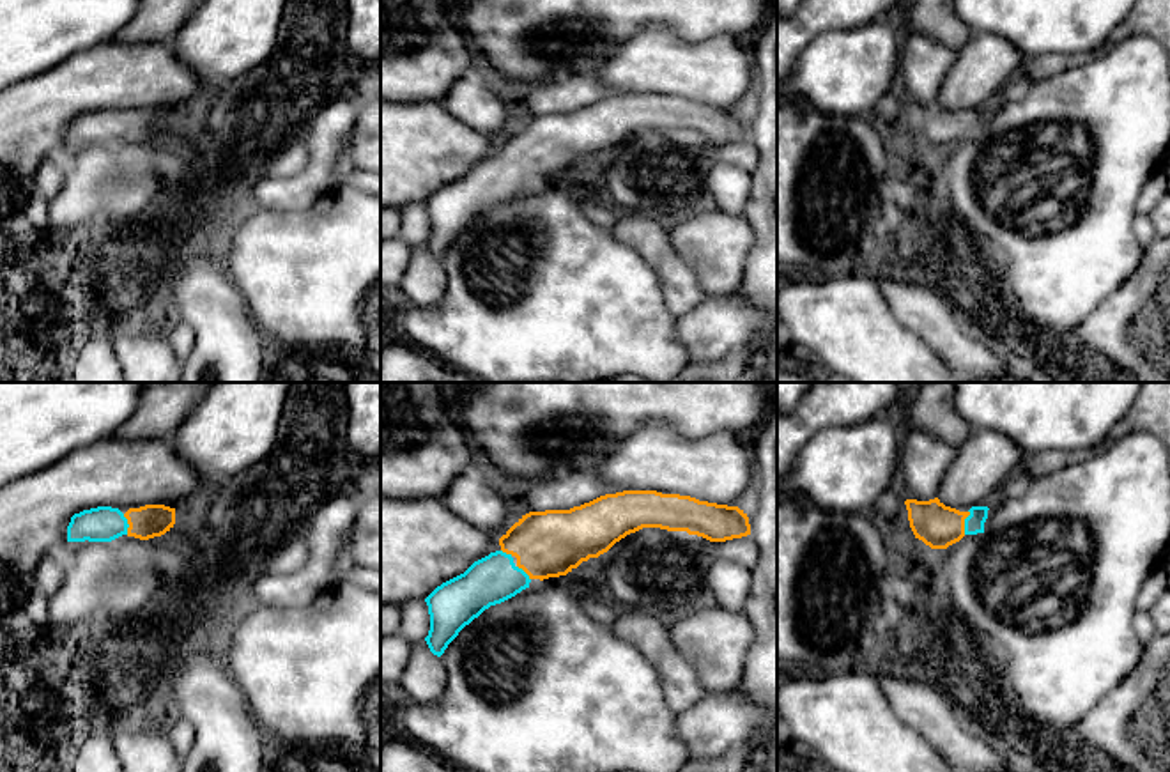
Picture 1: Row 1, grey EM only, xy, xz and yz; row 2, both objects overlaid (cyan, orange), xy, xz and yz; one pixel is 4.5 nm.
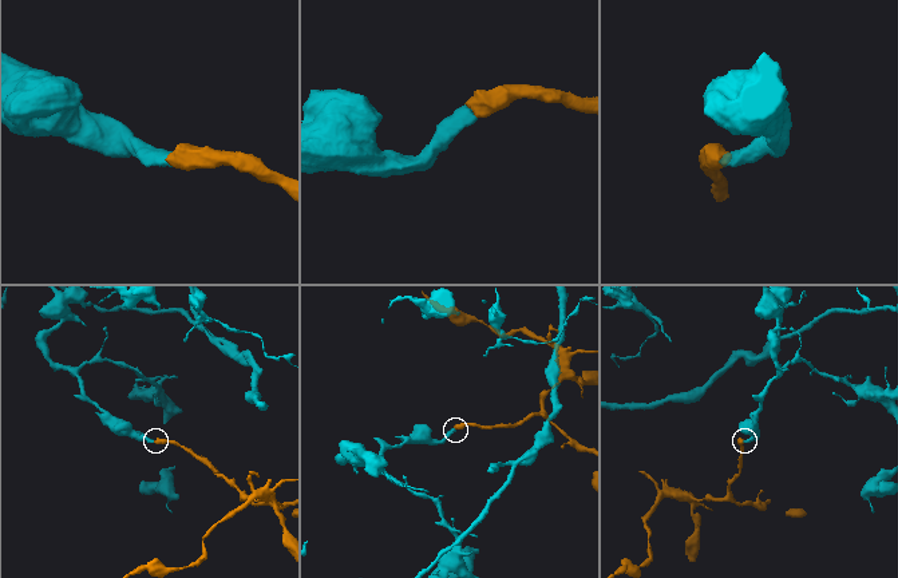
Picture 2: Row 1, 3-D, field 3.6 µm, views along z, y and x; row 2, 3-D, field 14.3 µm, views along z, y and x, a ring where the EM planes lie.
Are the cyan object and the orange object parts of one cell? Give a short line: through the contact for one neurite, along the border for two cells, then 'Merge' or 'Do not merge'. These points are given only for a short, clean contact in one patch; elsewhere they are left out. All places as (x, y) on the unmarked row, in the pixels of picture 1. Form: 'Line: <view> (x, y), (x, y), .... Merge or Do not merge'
Line: yz (974, 126), (965, 126), (939, 130). Merge

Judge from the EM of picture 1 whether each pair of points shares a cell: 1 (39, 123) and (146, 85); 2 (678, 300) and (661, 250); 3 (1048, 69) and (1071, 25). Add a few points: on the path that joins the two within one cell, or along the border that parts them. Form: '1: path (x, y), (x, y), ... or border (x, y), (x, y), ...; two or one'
1: path (66, 96), (76, 85), (119, 85); one
2: path (678, 287), (675, 273), (666, 262); one
3: border (1093, 52), (1041, 52), (1025, 59); two

